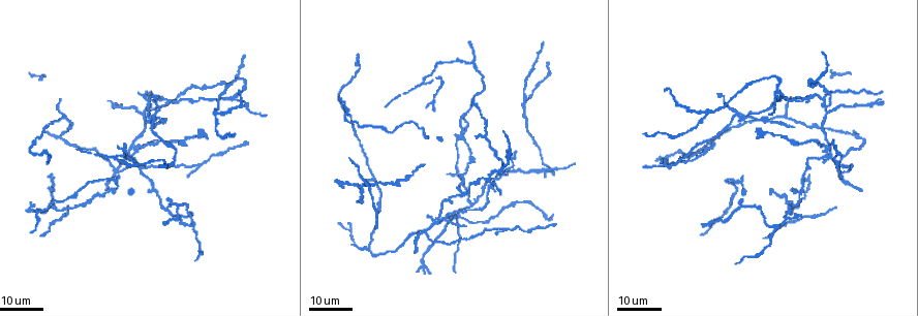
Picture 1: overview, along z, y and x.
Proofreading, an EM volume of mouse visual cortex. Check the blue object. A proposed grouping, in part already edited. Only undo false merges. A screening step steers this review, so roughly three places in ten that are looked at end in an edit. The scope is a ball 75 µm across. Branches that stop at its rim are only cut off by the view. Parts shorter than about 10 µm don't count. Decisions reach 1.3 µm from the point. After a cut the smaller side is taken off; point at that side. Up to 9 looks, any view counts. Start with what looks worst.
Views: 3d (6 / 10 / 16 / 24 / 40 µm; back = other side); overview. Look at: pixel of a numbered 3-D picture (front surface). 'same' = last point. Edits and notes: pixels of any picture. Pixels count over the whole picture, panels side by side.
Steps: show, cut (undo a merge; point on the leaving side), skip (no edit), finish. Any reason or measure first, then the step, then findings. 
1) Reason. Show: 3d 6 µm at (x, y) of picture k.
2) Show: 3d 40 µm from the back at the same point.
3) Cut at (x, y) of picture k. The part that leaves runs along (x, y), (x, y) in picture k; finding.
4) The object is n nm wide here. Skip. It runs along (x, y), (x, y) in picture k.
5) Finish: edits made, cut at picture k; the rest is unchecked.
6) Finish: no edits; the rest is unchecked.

Four-way junction. Show: 3d 16 µm at (773, 226) of picture 1.

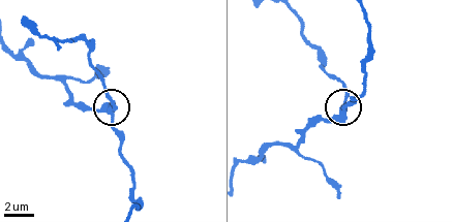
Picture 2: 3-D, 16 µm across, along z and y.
Show: 3d 6 µm at (110, 109) of picture 2.

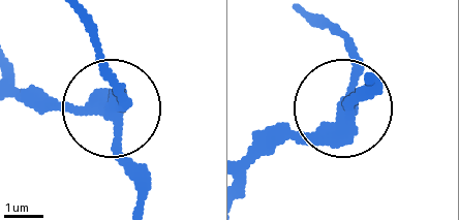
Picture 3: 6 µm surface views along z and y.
From behind. Show: 3d 6 µm from the back at (344, 114) of picture 3.

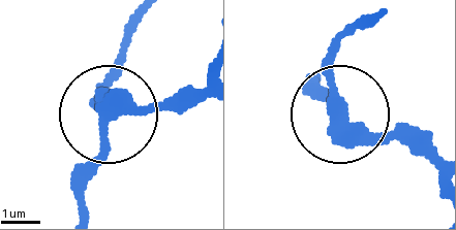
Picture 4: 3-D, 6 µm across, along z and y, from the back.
4 arms meet here. Skip. All the same cell.

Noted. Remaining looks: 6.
Two arms in line, one across. Show: 3d 24 µm at (799, 191) of picture 1.

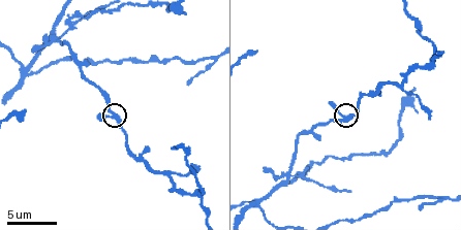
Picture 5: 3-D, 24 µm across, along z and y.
Closer look. Show: 3d 10 µm at (347, 118) of picture 5.

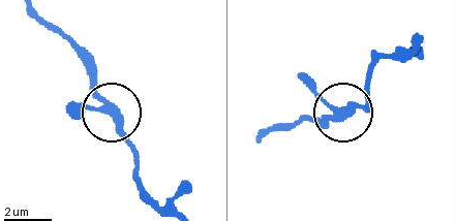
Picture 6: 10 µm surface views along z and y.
Skip. It runs along (264, 136), (307, 117), (323, 123), (349, 104), (368, 104) in picture 6; all the same cell.

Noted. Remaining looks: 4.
Three arms meet. Show: 3d 24 µm at (475, 61) of picture 1.

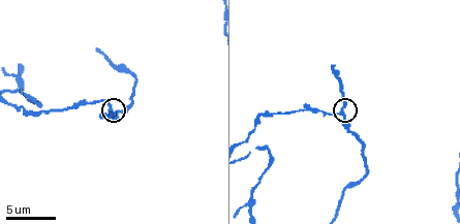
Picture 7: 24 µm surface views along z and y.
Show: 3d 10 µm at (344, 113) of picture 7.

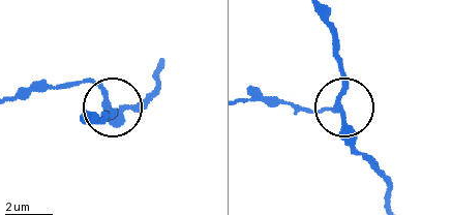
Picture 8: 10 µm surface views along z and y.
Show: 3d 10 µm from the back at (105, 107) of picture 8.

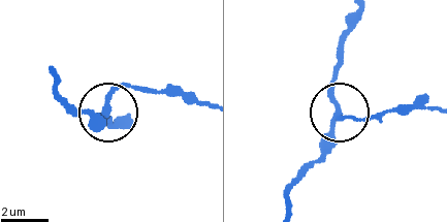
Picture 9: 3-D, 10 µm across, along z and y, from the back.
Skip. It runs along (288, 210), (291, 186), (321, 151), (334, 115), (375, 117) in picture 9; one cell here.

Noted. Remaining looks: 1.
Calibre changes. Show: 3d 6 µm at (13, 77) of picture 7.

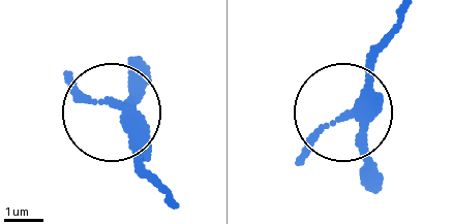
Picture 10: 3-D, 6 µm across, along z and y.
Skip. It runs along (173, 199), (137, 160), (123, 107), (137, 77) in picture 10; one cell here.

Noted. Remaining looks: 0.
Finish: no edits; the rest is unchecked.

